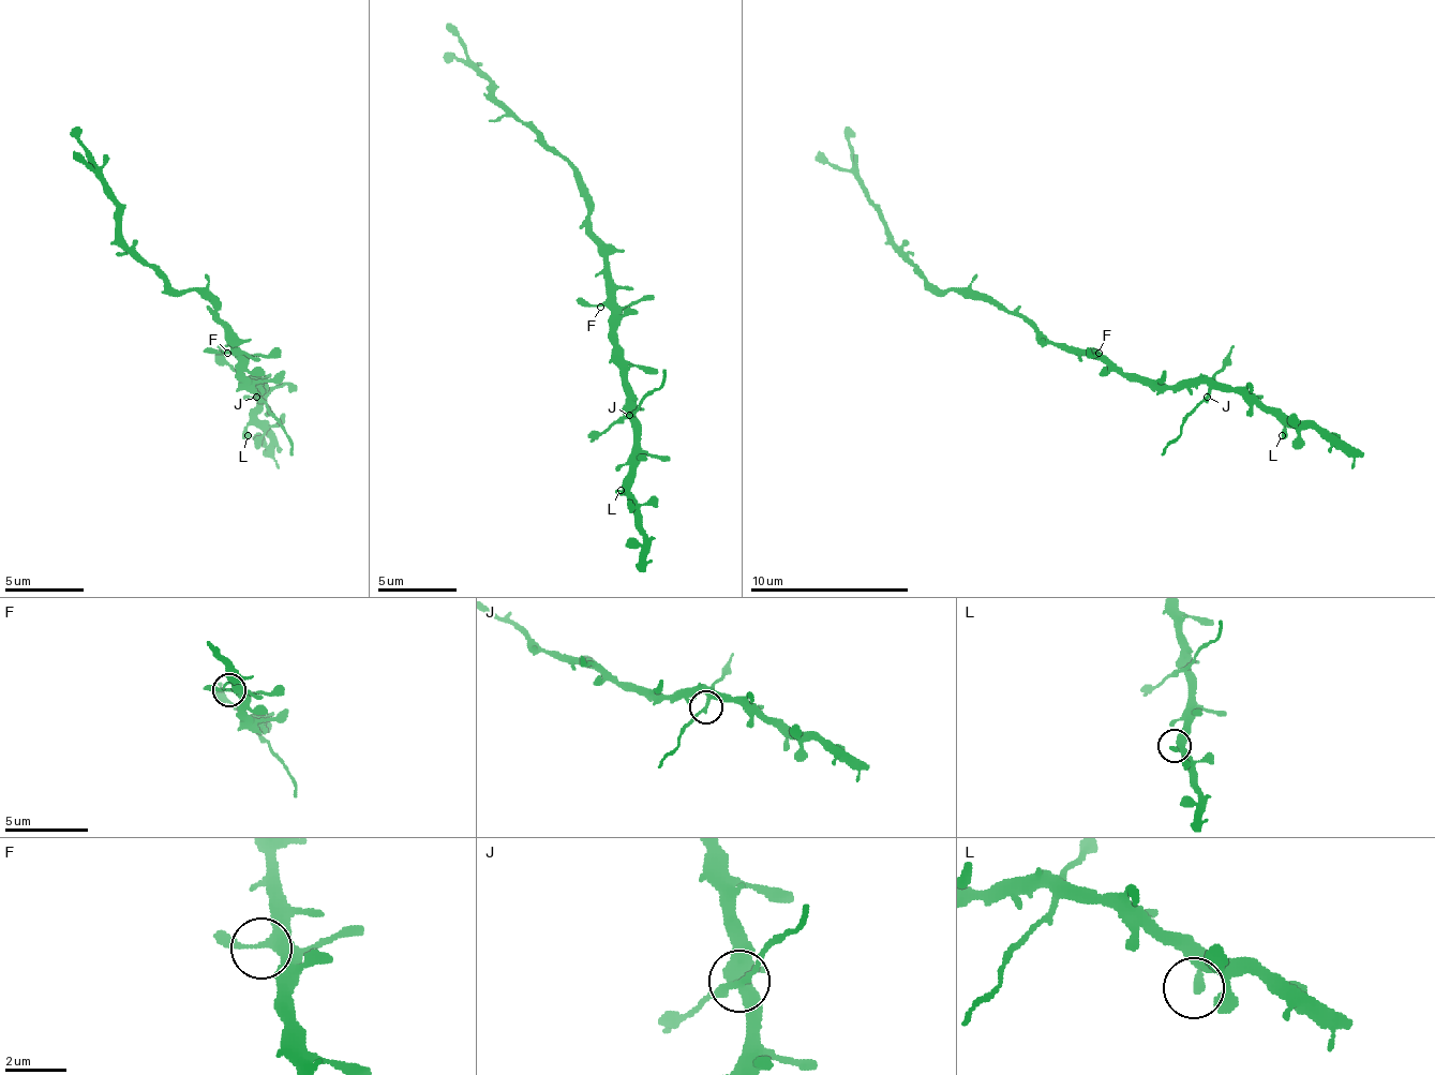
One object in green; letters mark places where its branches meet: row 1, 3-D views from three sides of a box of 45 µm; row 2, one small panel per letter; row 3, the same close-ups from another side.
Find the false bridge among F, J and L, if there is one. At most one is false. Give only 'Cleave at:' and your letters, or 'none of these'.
Cleave at: J

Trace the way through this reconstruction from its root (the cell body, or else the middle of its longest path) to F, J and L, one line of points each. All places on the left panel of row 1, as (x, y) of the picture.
F: (227, 337), (232, 340), (232, 353), (227, 353)
J: (227, 337), (232, 340), (236, 364), (252, 379), (252, 392), (255, 396)
L: (227, 337), (232, 340), (236, 364), (252, 384), (259, 388), (259, 412), (248, 428), (248, 435)

